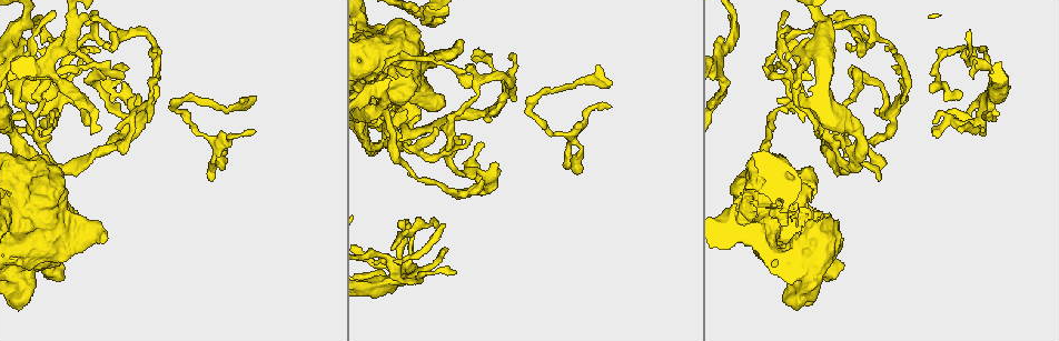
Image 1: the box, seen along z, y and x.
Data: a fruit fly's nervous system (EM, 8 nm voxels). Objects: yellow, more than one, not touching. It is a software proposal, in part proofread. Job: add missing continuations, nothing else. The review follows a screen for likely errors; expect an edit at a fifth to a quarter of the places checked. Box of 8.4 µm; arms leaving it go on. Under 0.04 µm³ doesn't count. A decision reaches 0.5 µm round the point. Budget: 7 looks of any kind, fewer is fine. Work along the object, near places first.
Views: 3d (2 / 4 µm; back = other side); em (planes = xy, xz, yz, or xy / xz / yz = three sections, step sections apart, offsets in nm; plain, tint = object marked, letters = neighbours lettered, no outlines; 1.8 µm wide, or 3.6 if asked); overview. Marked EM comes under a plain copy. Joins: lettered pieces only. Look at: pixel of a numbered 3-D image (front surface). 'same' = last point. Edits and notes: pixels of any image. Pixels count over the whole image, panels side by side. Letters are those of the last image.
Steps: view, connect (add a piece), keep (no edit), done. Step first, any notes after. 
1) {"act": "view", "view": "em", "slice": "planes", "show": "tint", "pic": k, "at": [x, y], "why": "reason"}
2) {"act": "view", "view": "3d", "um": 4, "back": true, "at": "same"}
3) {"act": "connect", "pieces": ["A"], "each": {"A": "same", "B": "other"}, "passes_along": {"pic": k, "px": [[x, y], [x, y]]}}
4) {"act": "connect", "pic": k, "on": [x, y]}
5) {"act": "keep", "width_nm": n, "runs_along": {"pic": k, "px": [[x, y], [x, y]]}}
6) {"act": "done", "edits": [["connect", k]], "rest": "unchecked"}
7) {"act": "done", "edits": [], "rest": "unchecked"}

{"act": "view", "view": "em", "slice": "planes", "show": "letters", "pic": 1, "at": [209, 179], "why": "branch stops here"}

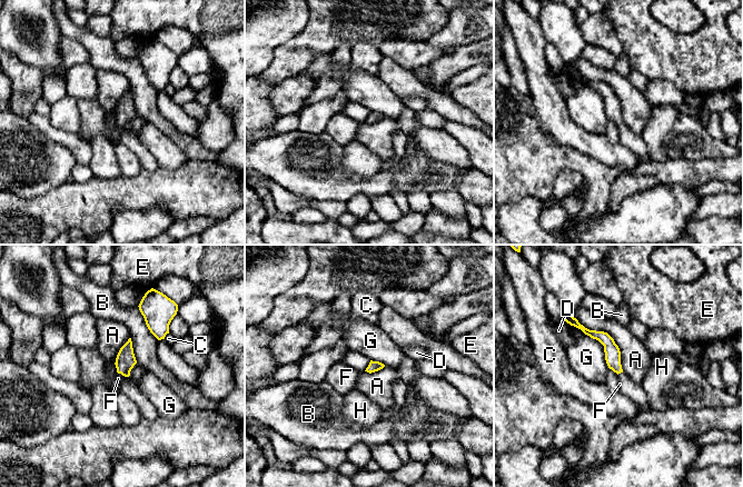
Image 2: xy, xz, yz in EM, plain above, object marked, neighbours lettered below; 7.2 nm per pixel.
{"act": "connect", "pic": 2, "on": [118, 378], "each": {"A": "other", "B": "other", "C": "other", "D": "other", "E": "other", "F": "same", "G": "other", "H": "other"}, "passes_along": {"pic": 2, "px": [[125, 361], [121, 374], [118, 378]]}, "found": "the cell continues"}

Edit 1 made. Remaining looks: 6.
{"act": "view", "view": "overview", "why": "see it whole again"}

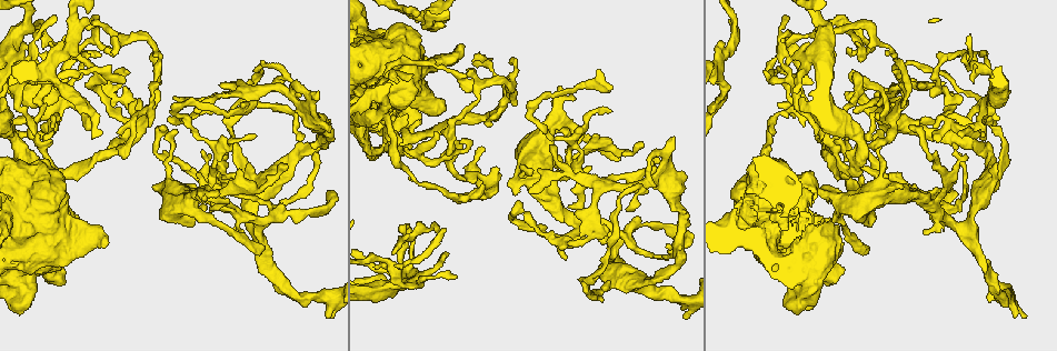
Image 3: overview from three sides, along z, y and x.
{"act": "view", "view": "3d", "um": 4, "pic": 3, "at": [218, 194], "why": "free end"}

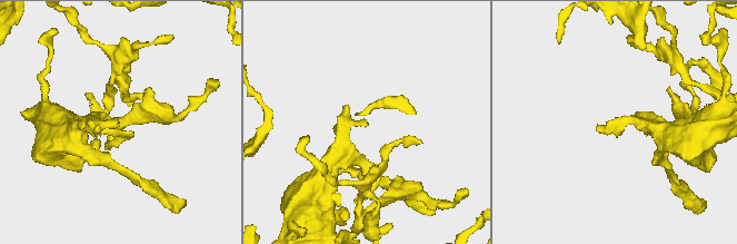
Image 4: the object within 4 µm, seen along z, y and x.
{"act": "view", "view": "em", "slice": "planes", "show": "letters", "pic": 4, "at": [117, 125], "why": "need the tissue"}

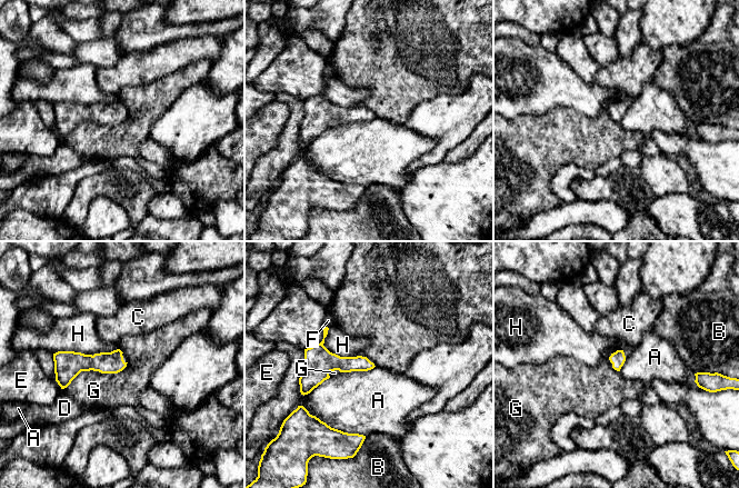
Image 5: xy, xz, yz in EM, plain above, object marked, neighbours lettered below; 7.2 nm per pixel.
{"act": "keep", "each": {"A": "other", "B": "other", "C": "other", "D": "other", "E": "other", "F": "other", "G": "other", "H": "other"}, "border": {"pic": 5, "px": [[302, 405], [331, 427], [365, 436]]}, "found": "none of them fits"}

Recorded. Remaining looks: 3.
{"act": "view", "view": "em", "slice": "planes", "show": "tint", "pic": 3, "at": [32, 93]}

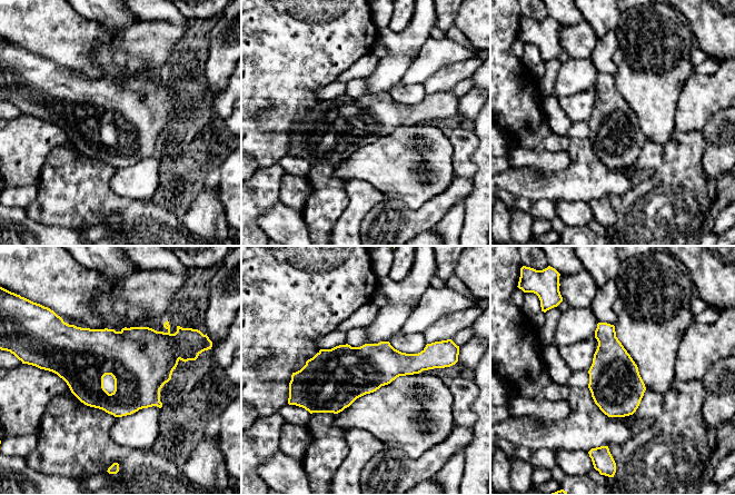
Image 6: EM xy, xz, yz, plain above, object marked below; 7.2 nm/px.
{"act": "view", "view": "em", "slice": "planes", "show": "letters", "at": "same", "why": "what lies round it"}

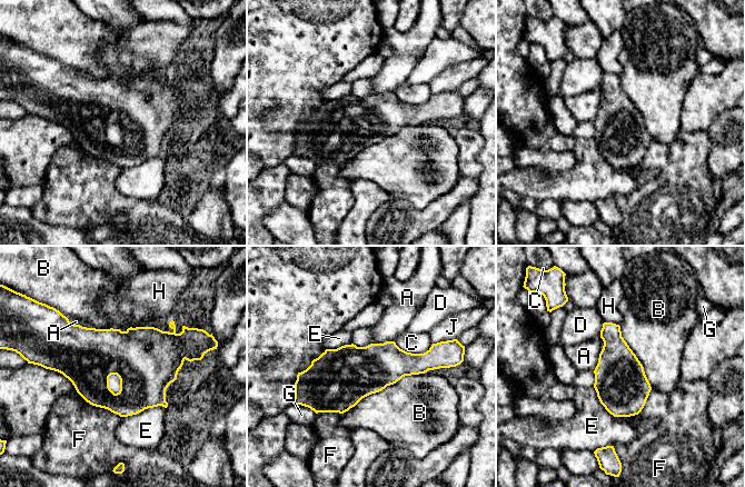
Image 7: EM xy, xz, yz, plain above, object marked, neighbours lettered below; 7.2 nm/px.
{"act": "keep", "each": {"A": "other", "B": "other", "C": "other", "D": "other", "E": "other", "F": "other", "G": "other", "H": "other", "J": "other"}, "border": {"pic": 7, "px": [[92, 327], [157, 327], [174, 331]]}, "found": "none of them fits"}

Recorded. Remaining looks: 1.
{"act": "done", "edits": [["connect", 2]], "rest": "unchecked"}

